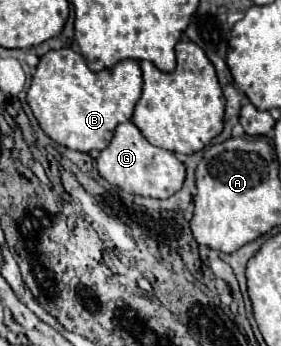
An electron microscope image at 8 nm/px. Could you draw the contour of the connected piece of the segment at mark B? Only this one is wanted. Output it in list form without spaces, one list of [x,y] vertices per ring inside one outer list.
[[[68,47],[48,51],[44,57],[40,57],[26,99],[34,117],[50,139],[62,147],[90,153],[106,149],[116,127],[132,119],[143,85],[138,61],[126,59],[110,69],[92,73],[84,57]]]

